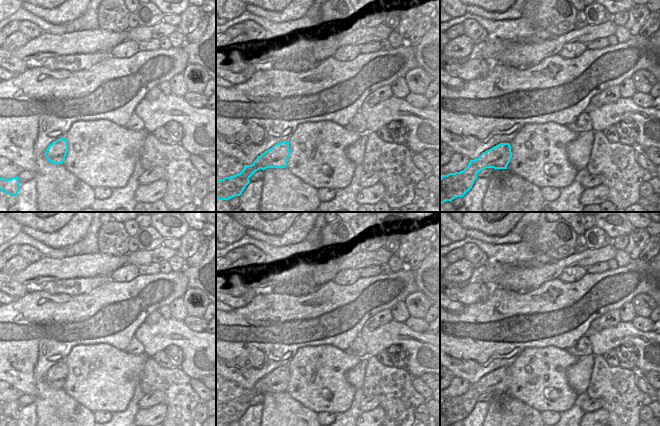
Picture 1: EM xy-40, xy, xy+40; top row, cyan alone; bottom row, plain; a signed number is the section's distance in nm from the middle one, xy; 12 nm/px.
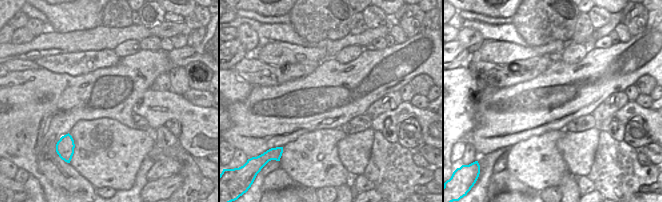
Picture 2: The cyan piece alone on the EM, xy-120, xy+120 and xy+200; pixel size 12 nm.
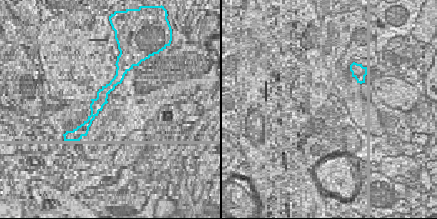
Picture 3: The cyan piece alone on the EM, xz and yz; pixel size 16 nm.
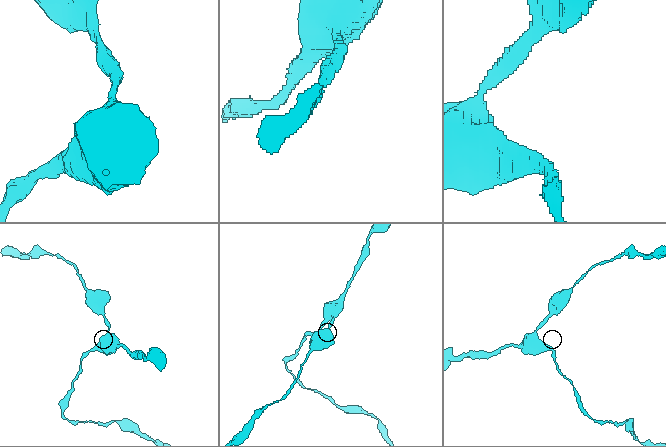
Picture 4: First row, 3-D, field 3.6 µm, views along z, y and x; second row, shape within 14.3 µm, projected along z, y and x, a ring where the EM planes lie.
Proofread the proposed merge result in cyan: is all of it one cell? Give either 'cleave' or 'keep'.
keep

